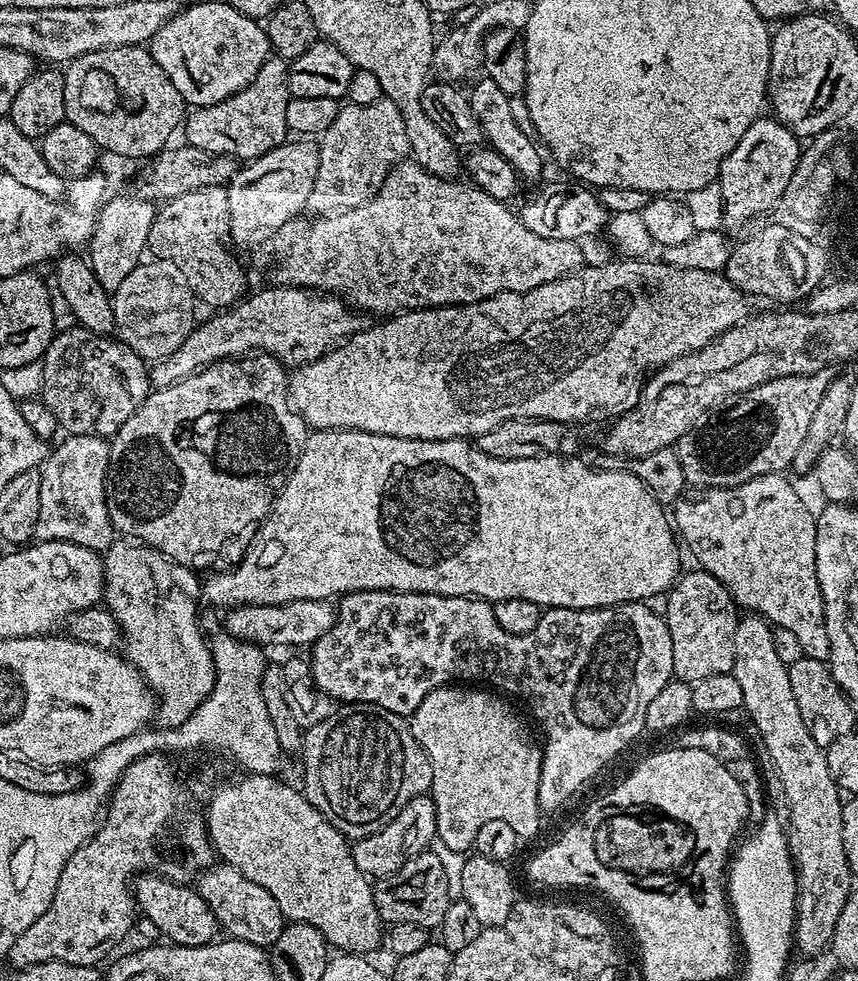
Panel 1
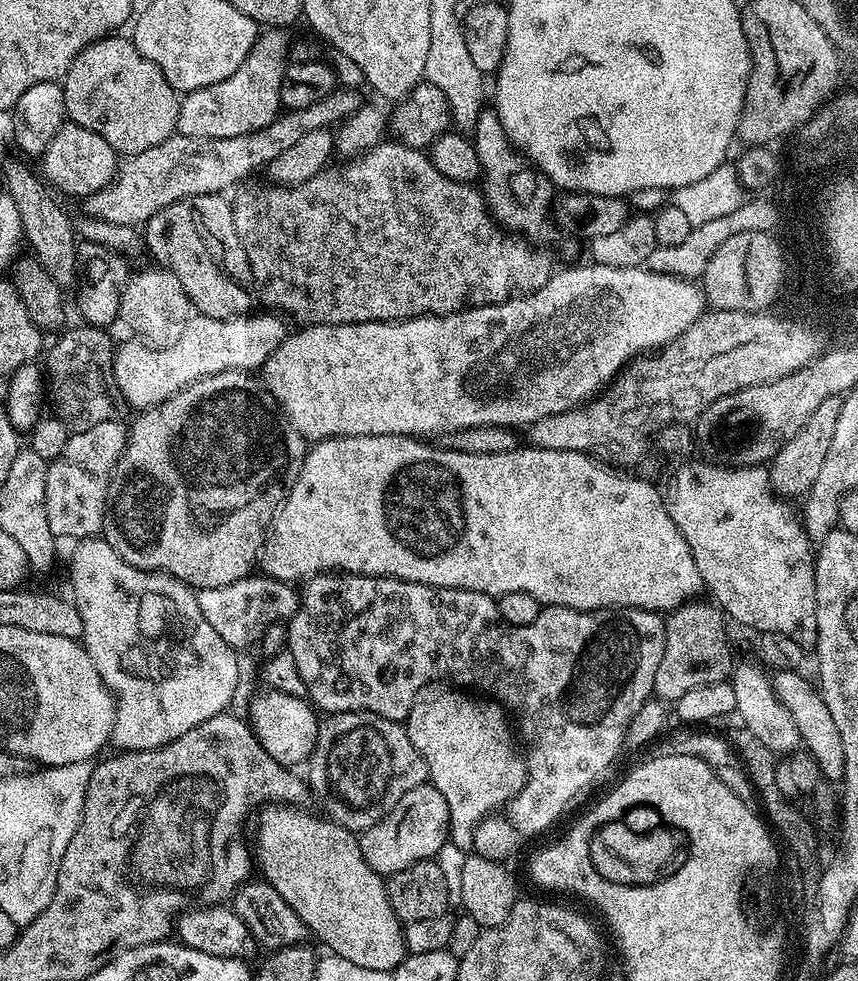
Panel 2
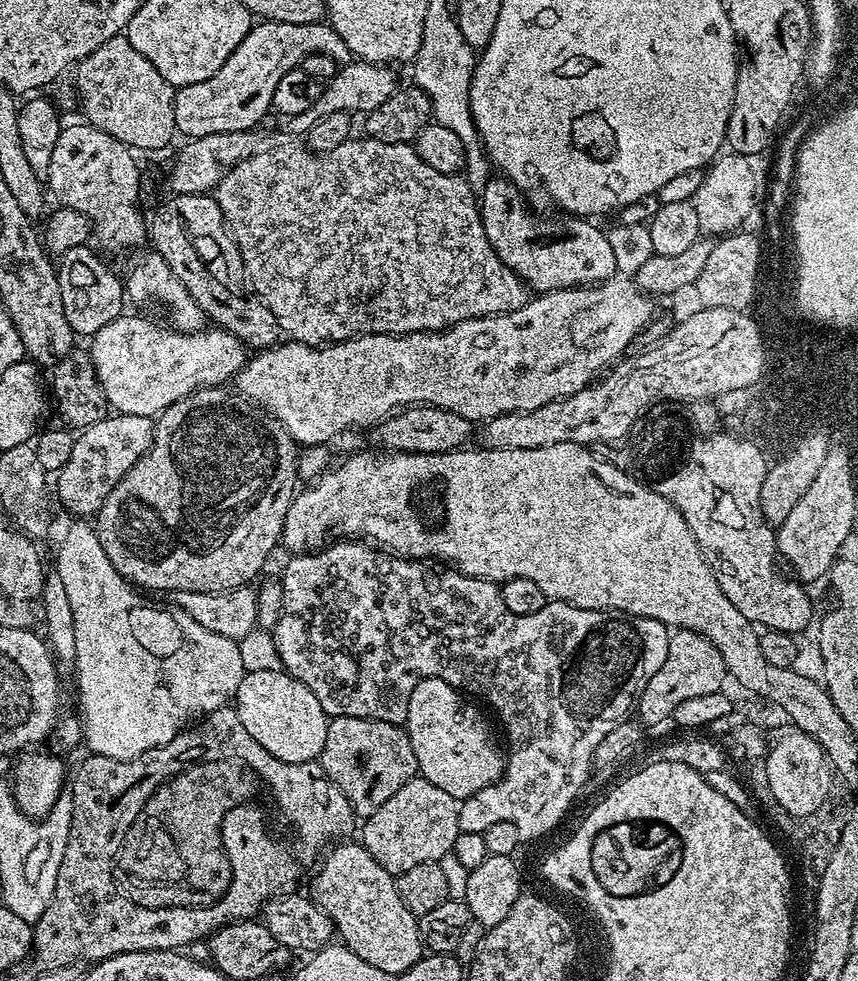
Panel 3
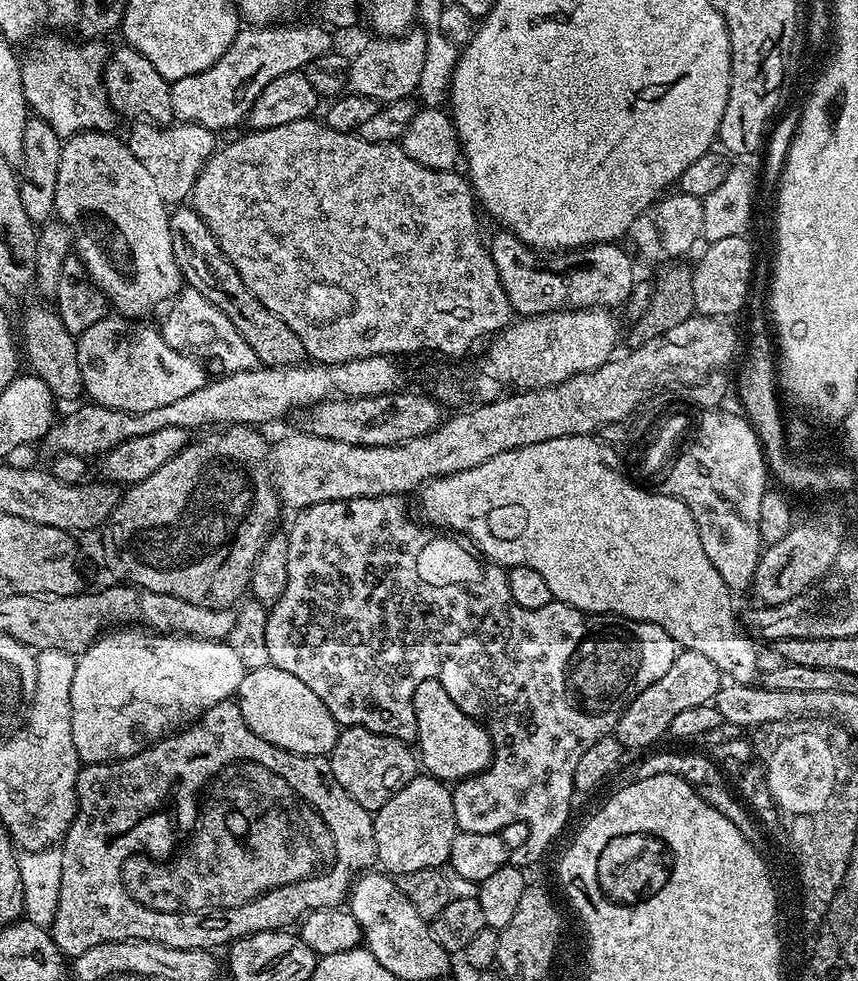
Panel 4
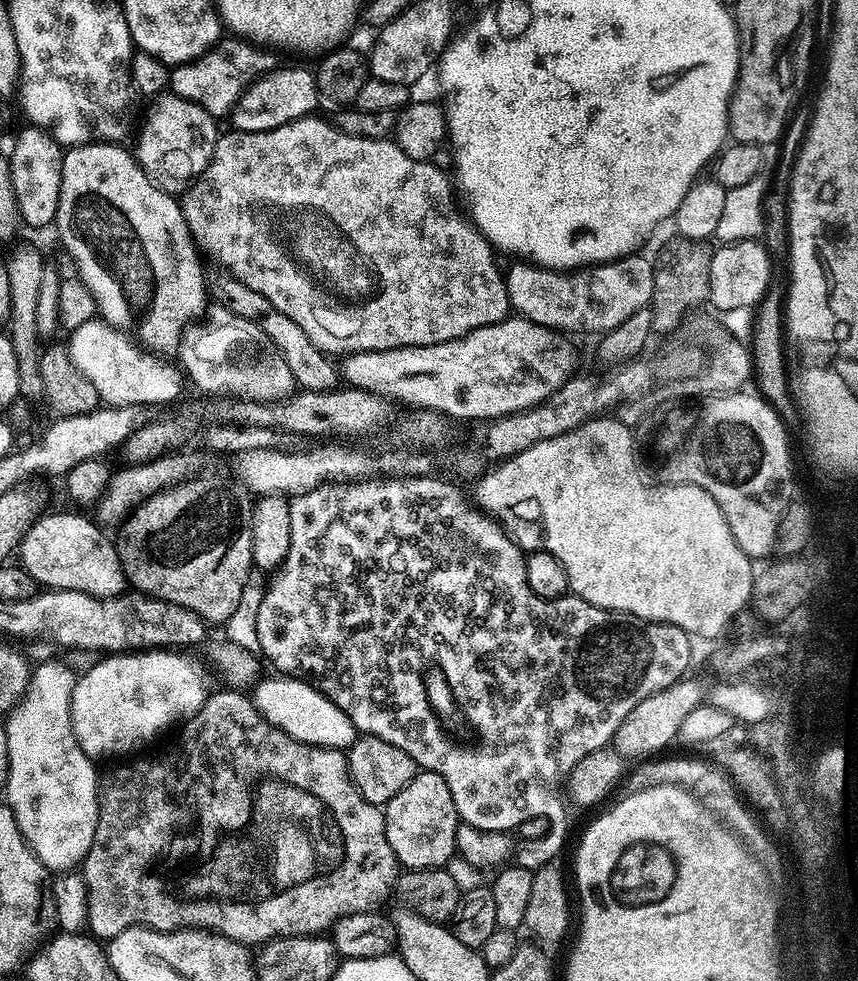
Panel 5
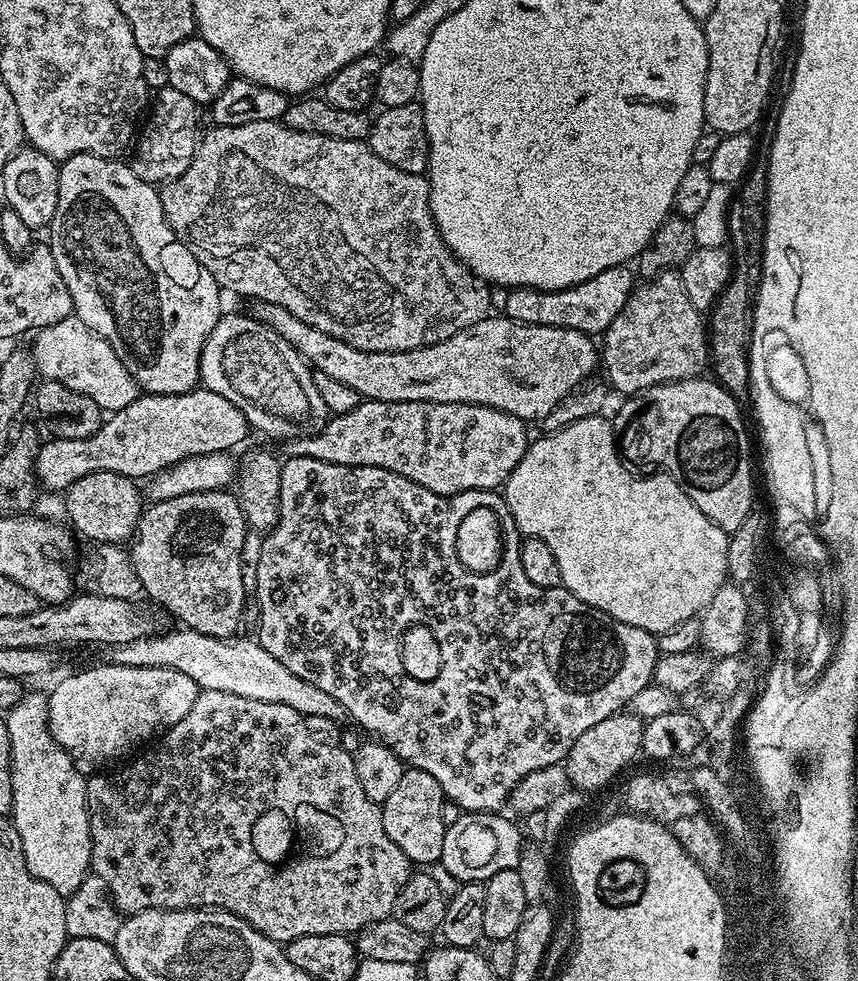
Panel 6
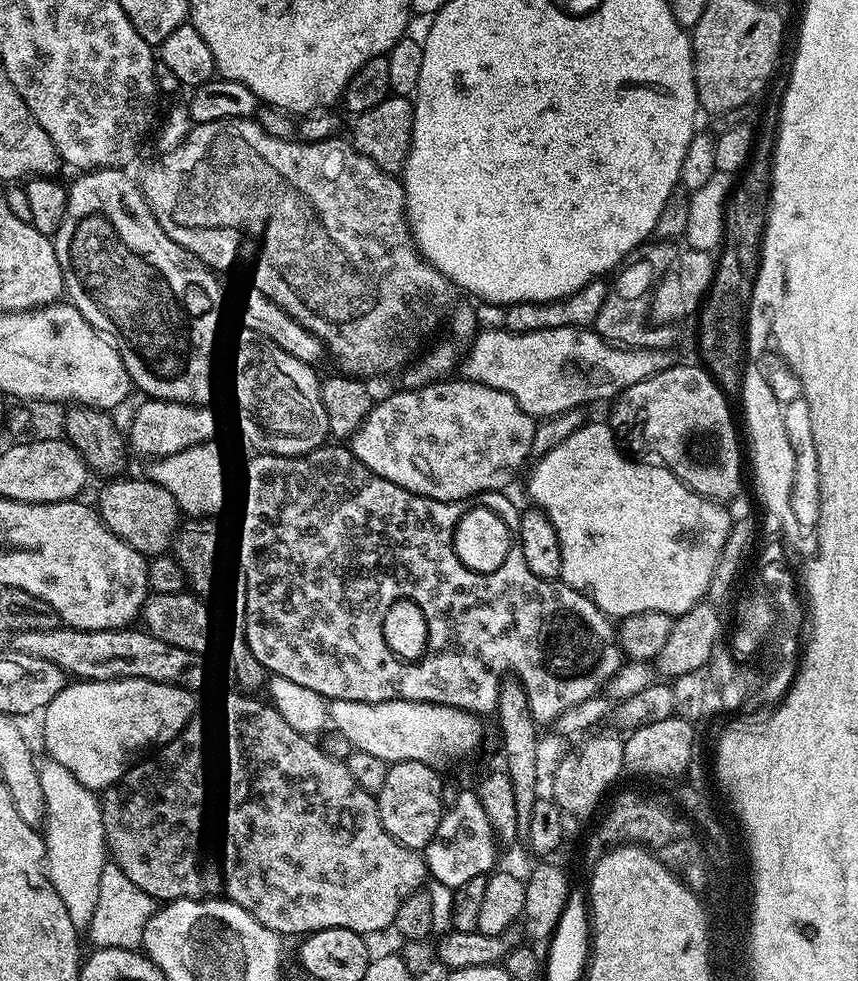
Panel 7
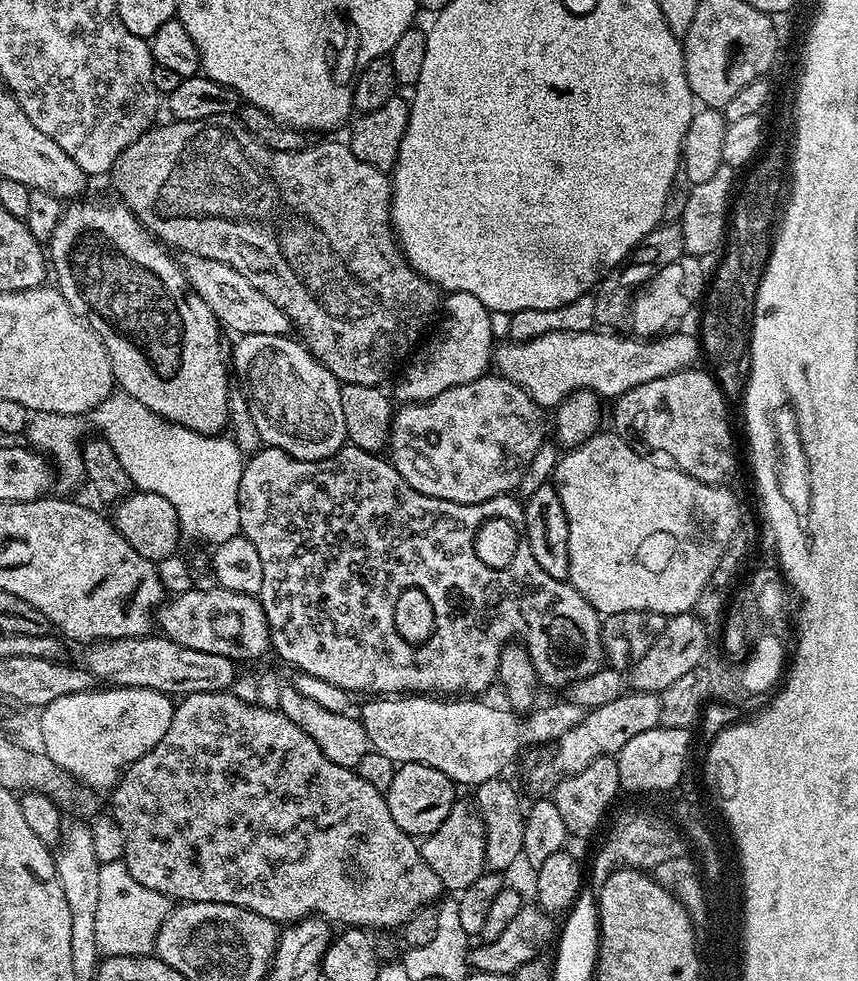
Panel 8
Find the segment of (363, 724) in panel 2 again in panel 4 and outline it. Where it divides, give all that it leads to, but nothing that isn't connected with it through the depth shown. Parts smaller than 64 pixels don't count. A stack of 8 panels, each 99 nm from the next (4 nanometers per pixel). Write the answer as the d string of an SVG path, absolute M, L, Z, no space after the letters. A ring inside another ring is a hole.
M348 726L339 733L337 744L330 753L332 773L337 782L365 810L376 813L383 804L402 786L406 786L418 775L418 756L407 743L394 737L384 736L380 732L371 732L365 728Z

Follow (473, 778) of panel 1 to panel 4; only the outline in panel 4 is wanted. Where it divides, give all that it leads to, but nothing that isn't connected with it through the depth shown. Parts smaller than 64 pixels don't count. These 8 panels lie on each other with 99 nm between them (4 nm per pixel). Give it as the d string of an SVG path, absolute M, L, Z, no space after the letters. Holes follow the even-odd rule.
M428 679L414 692L418 760L429 776L445 782L459 782L476 776L492 761L492 740L479 720L472 719L455 705L438 679Z

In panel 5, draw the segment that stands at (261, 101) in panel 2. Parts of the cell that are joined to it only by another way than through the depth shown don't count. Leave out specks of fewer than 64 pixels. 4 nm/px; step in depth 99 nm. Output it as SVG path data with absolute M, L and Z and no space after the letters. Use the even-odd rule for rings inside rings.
M224 38L196 60L177 64L170 72L170 91L196 103L215 118L227 117L240 96L254 80L274 67L269 51L254 47L239 38Z

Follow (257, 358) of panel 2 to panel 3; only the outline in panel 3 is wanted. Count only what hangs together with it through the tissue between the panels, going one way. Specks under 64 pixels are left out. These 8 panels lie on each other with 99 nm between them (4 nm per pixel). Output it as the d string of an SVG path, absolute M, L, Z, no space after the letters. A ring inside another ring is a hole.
M128 315L117 316L90 336L93 368L107 407L119 414L155 418L199 387L227 385L244 365L245 341L237 340L223 328L208 326L202 332L178 332L168 326L159 328L140 316Z

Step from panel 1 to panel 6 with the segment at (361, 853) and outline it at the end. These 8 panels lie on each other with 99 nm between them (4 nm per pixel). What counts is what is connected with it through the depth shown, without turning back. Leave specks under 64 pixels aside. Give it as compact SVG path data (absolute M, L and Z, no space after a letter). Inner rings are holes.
M409 767L391 793L390 798L382 802L382 826L390 834L390 842L406 854L416 866L432 866L439 861L442 854L442 838L446 827L444 820L446 797L438 779L432 778L425 770Z

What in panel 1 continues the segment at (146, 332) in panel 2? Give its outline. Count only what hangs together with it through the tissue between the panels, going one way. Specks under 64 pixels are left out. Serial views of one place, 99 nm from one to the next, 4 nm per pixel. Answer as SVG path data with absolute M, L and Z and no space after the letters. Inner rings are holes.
M152 258L141 261L139 266L126 274L125 281L115 289L111 299L114 329L119 341L148 362L169 357L196 325L195 296L182 270L169 260Z

